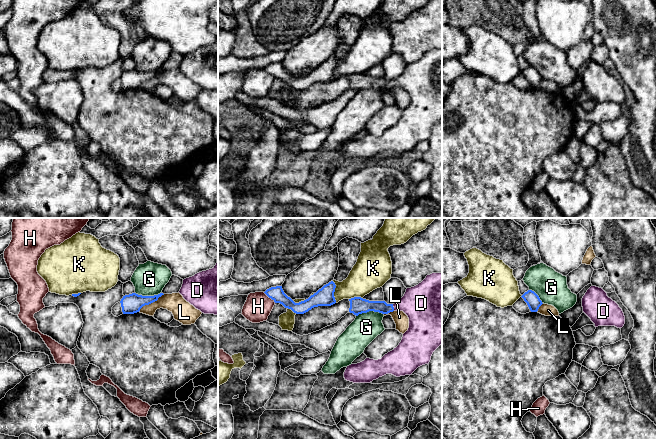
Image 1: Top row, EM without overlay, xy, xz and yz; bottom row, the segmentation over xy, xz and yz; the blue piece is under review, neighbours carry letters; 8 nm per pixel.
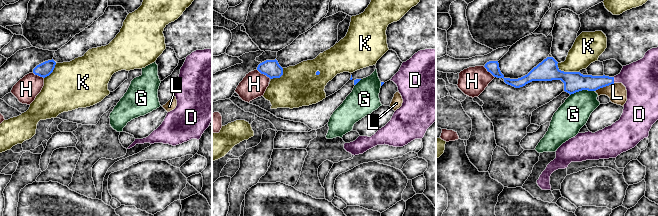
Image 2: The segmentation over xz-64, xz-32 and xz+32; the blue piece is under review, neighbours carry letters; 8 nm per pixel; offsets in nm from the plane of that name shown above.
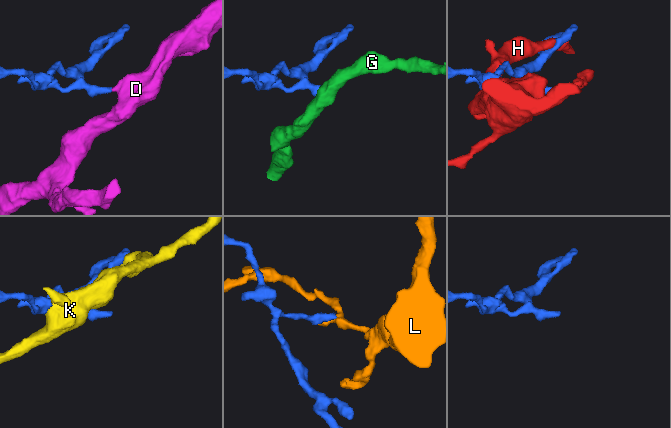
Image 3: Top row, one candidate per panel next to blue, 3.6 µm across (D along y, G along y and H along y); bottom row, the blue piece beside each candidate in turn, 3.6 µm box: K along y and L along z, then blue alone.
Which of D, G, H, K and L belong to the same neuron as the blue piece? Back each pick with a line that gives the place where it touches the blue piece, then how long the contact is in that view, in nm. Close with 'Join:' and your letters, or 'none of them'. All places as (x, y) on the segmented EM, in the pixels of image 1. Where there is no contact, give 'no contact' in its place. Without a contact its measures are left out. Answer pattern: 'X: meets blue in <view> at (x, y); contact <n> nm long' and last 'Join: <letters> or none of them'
D: meets blue in xz at (393, 307); contact 60 nm long
Join: D

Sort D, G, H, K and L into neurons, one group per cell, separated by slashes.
D / G / H / K / L

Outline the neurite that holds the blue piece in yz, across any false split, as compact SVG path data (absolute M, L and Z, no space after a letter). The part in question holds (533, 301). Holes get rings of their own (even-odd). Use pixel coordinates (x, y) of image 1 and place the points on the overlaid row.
M528 290L521 297L527 303L531 312L537 312L539 307L543 304L539 296L532 290Z

